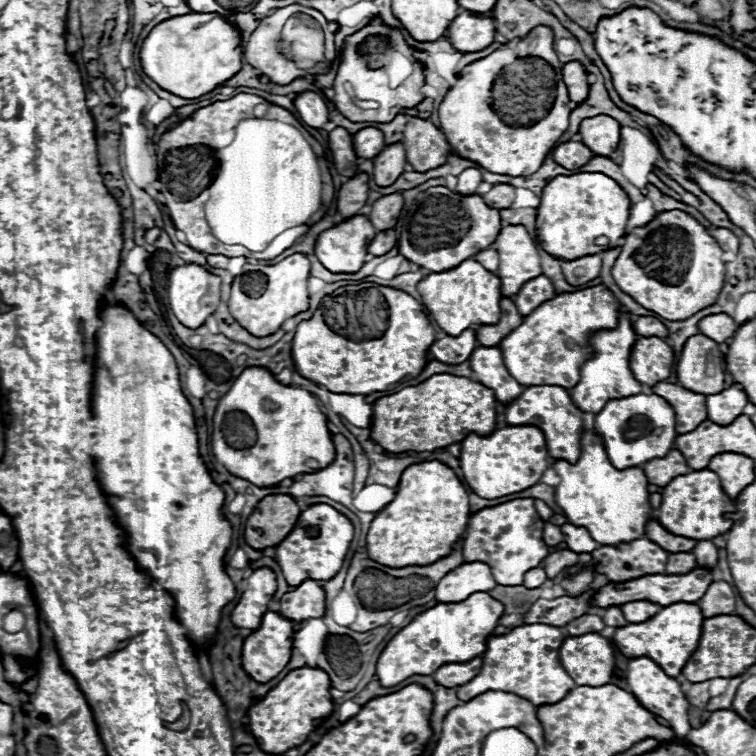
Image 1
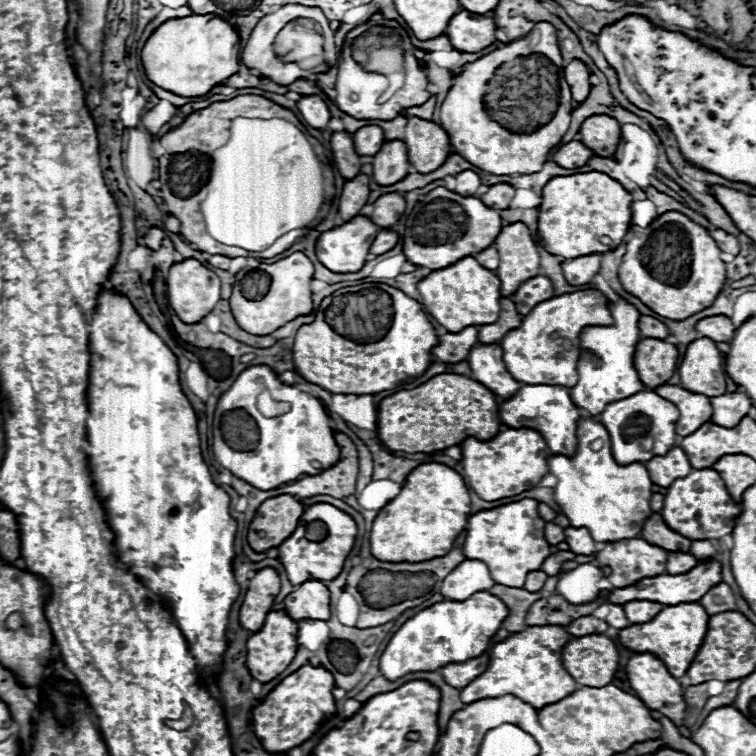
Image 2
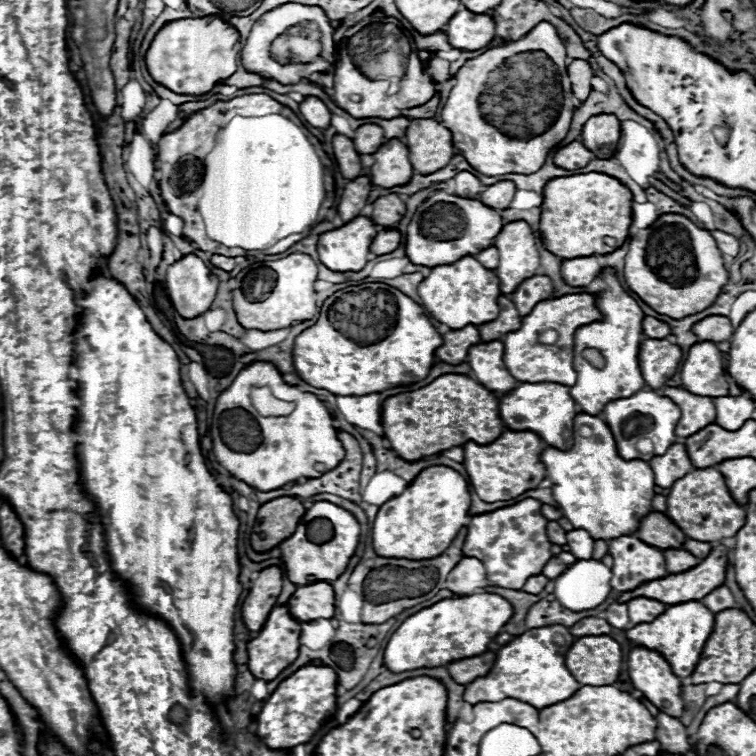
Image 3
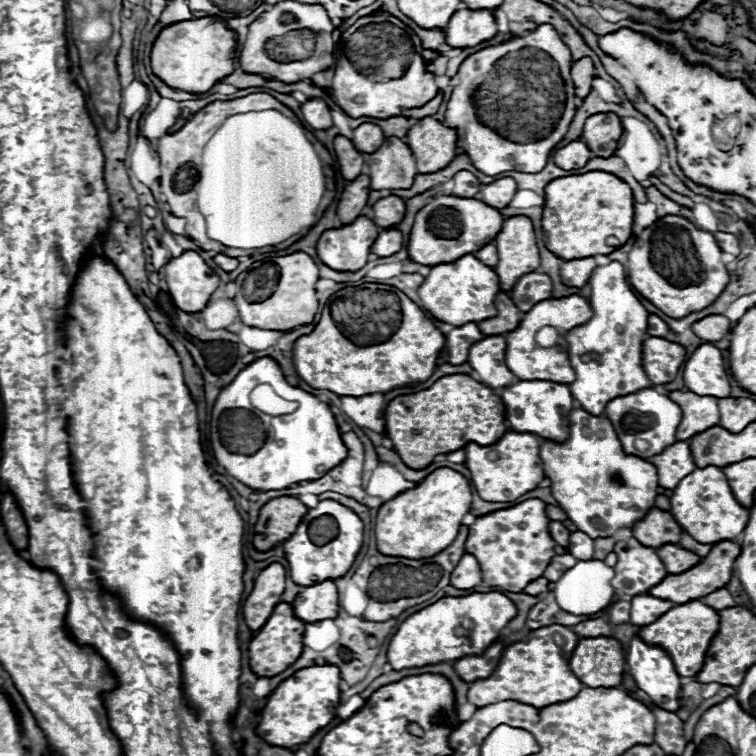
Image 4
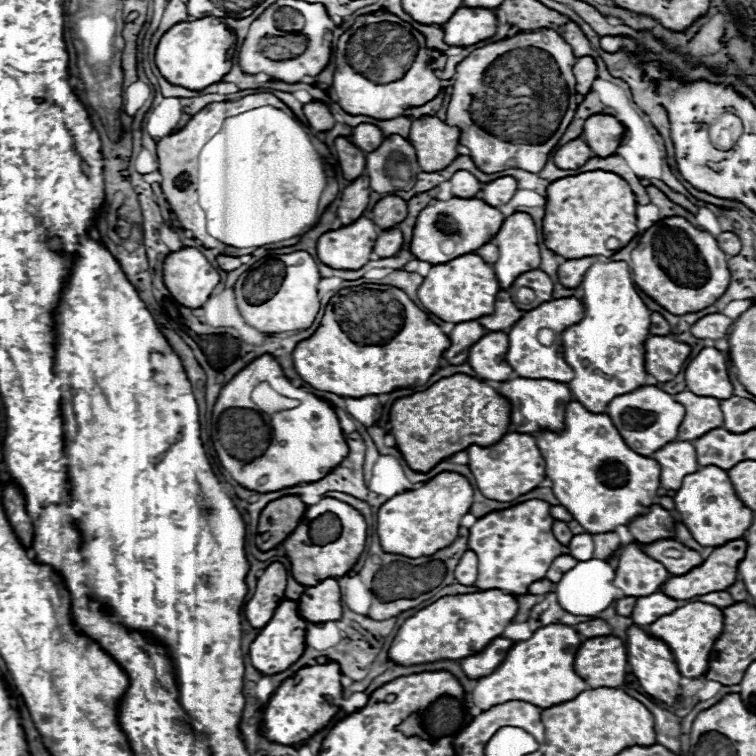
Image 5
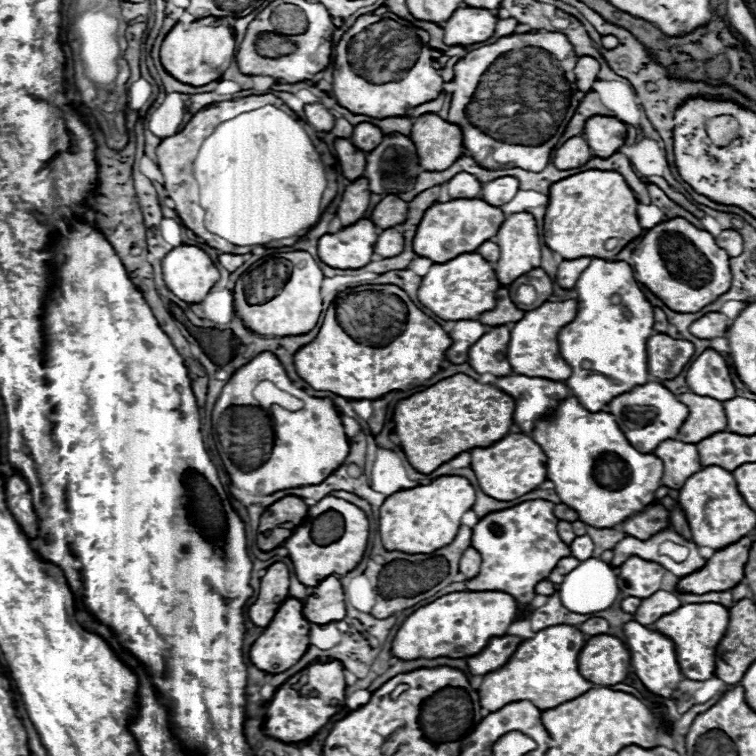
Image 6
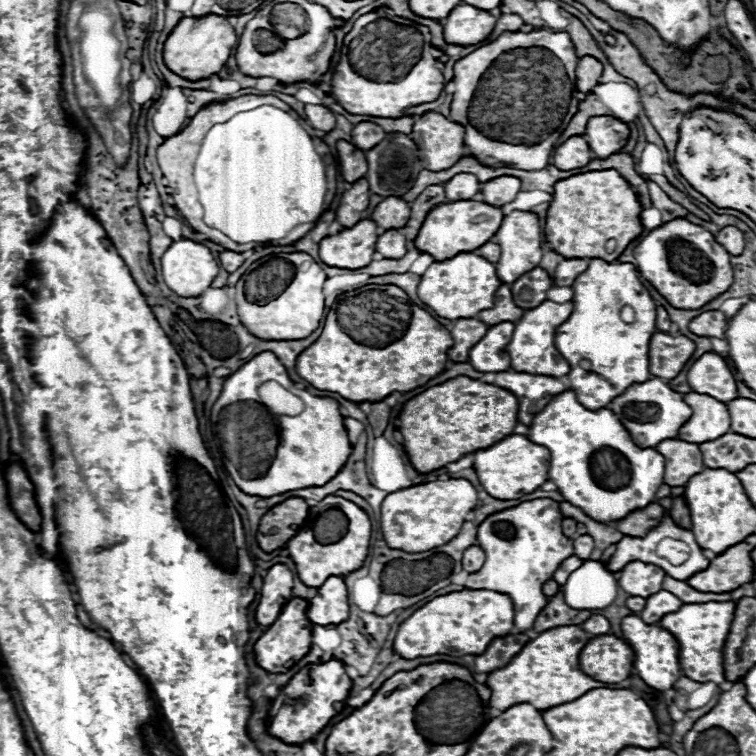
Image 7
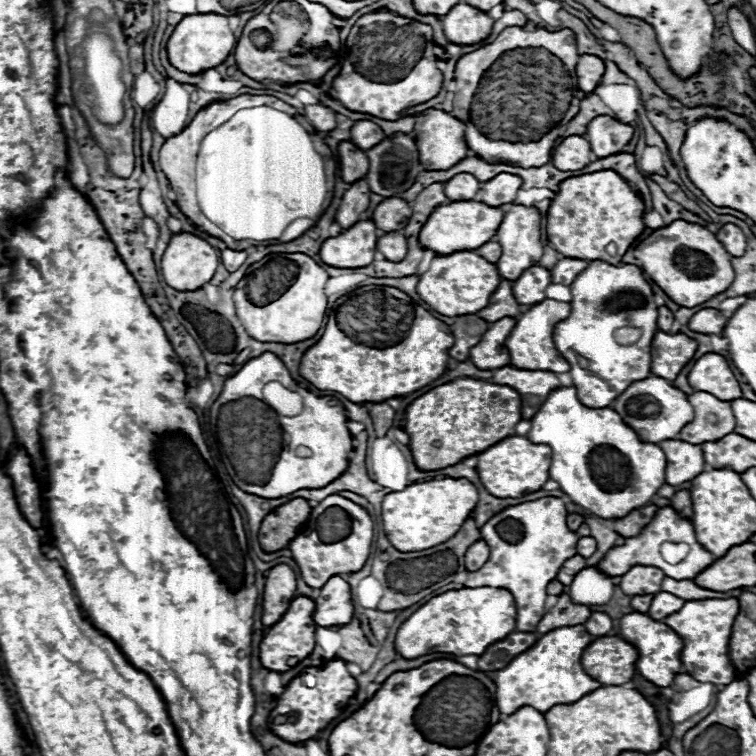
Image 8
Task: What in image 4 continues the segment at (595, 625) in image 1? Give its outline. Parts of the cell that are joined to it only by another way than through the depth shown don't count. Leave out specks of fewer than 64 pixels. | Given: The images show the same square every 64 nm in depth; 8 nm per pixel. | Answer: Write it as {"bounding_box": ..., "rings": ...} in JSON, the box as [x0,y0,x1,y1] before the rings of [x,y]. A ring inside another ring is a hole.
{"bounding_box":[572,618,610,638],"rings":[[[594,618],[594,620],[580,622],[580,624],[572,626],[572,630],[574,630],[578,636],[584,636],[584,638],[610,636],[610,624],[608,624],[604,618]]]}

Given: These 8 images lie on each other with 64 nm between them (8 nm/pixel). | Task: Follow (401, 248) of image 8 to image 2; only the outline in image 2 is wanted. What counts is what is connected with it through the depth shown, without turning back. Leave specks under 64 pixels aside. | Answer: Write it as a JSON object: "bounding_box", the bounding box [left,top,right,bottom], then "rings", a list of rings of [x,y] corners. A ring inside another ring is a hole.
{"bounding_box":[370,230,400,256],"rings":[[[380,230],[378,236],[374,238],[372,246],[370,246],[370,252],[376,254],[376,256],[378,254],[384,254],[384,252],[392,250],[398,244],[398,240],[400,240],[398,232],[394,232],[394,230]]]}

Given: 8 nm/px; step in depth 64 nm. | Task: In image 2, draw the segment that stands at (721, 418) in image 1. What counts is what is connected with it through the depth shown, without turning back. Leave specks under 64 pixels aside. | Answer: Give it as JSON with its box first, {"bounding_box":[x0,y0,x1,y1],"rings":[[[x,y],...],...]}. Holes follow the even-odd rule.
{"bounding_box":[712,392,752,428],"rings":[[[728,392],[722,396],[712,396],[712,422],[724,428],[732,428],[740,424],[752,406],[752,400],[744,392]]]}

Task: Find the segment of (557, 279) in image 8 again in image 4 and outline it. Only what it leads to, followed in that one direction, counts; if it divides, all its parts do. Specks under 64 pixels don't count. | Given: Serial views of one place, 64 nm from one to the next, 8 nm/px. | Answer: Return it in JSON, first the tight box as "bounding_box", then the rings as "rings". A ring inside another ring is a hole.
{"bounding_box":[560,256,596,288],"rings":[[[590,256],[590,258],[566,260],[566,262],[562,262],[562,266],[560,266],[562,284],[574,286],[574,288],[582,288],[582,286],[588,282],[588,278],[590,278],[590,274],[592,274],[594,268],[596,268],[596,262],[594,262],[592,256]]]}

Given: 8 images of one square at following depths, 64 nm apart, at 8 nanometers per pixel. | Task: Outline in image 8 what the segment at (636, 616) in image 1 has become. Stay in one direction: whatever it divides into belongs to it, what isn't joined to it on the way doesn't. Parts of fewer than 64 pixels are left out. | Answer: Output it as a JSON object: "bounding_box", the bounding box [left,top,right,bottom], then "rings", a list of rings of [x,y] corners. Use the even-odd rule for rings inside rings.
{"bounding_box":[648,592,686,620],"rings":[[[658,592],[650,604],[648,616],[654,620],[664,620],[668,614],[674,614],[676,610],[680,610],[684,606],[686,600],[670,594],[670,592]]]}

